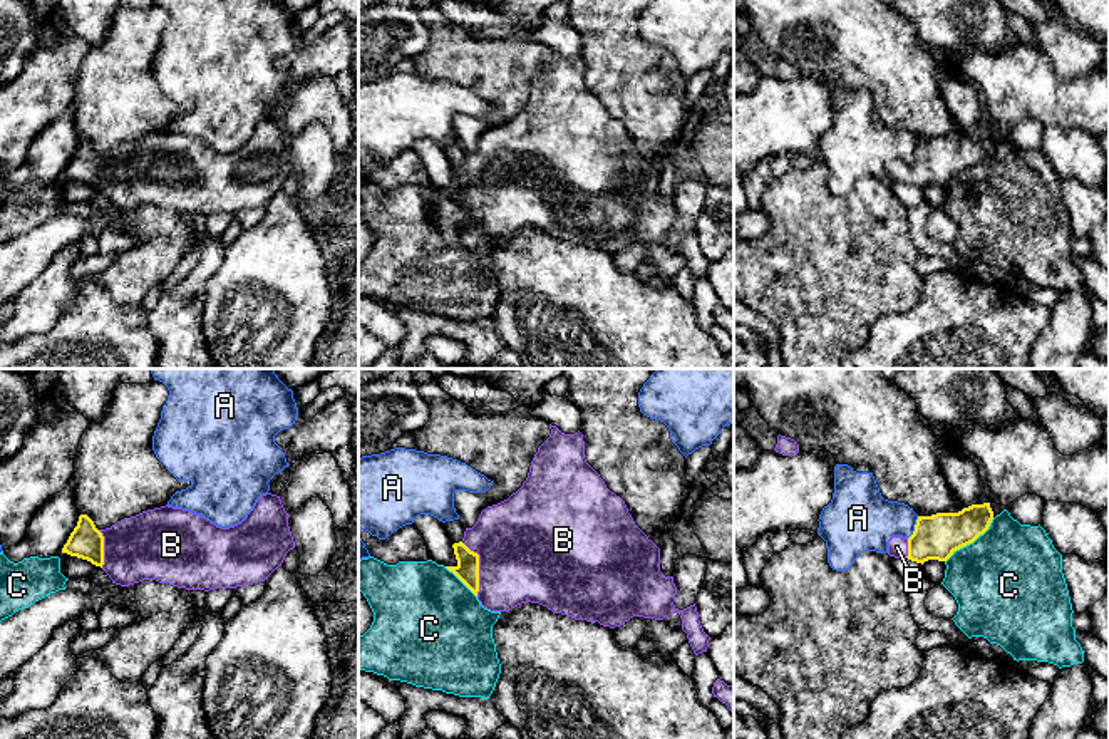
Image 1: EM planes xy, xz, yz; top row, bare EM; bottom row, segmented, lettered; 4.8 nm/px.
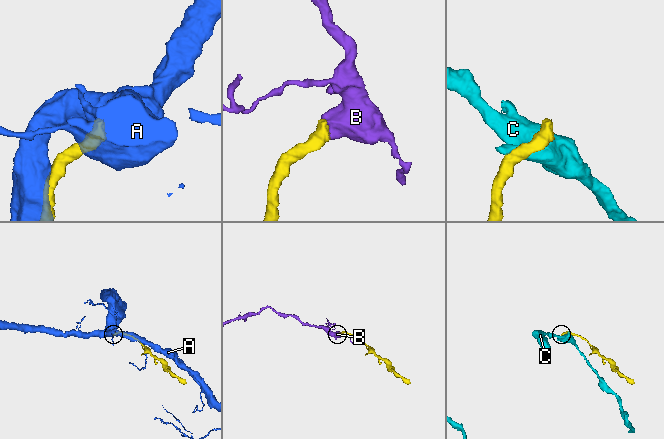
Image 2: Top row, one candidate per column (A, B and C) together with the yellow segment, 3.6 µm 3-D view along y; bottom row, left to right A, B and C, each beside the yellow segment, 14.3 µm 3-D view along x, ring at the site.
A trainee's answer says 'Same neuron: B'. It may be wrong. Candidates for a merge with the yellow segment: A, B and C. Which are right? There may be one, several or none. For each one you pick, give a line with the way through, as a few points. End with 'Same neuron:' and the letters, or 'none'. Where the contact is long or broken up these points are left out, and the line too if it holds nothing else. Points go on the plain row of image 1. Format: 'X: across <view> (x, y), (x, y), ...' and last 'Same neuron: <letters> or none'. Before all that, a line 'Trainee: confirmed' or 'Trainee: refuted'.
Trainee: confirmed
B: across xz (468, 186), (478, 193), (526, 175)
Same neuron: B

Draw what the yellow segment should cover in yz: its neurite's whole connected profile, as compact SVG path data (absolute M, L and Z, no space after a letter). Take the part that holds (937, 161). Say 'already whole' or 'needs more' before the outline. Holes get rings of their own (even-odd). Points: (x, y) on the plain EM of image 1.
needs more | M990 127L972 129L958 137L918 141L910 163L893 161L888 166L888 179L921 189L928 184L947 186L957 174L983 159L992 144Z

